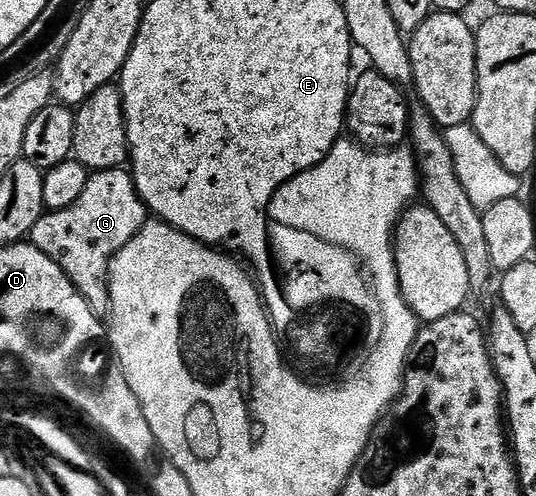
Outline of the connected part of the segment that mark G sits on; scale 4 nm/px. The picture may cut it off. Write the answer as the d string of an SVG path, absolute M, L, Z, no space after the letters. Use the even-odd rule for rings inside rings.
M124 167L108 168L90 175L87 186L83 186L83 194L79 194L79 199L71 202L71 206L54 212L46 211L39 222L35 222L31 243L43 250L43 254L47 254L47 258L54 260L63 270L63 274L71 278L71 282L79 290L79 294L83 294L93 312L105 314L109 311L109 263L119 250L123 250L123 246L127 246L127 242L131 242L131 238L135 238L135 234L141 232L146 219L147 209L137 192L132 171Z

